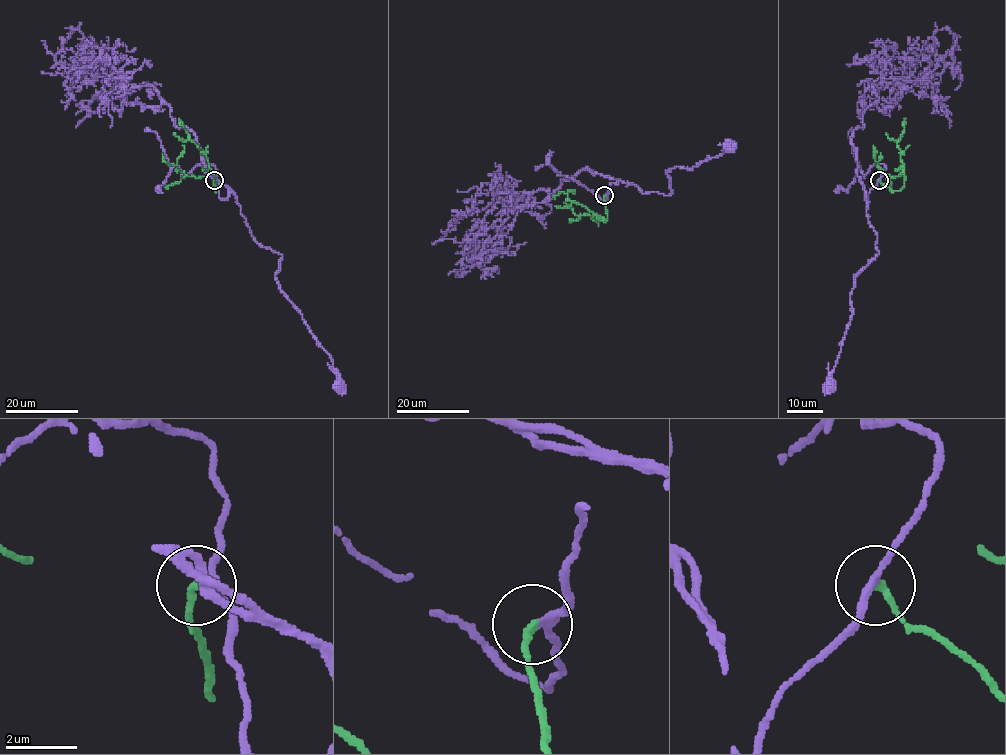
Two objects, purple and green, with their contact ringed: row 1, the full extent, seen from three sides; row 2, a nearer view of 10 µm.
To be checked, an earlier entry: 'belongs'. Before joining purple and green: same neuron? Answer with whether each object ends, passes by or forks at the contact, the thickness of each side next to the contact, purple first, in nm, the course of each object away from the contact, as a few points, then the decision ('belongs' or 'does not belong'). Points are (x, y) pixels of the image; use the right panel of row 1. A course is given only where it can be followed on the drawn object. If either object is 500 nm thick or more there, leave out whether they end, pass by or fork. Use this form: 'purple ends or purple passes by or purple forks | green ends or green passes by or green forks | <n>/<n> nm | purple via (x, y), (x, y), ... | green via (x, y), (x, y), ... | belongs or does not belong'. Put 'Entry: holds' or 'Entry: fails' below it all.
purple passes by | green ends | 190/190 nm | purple via (879, 180), (866, 199), (851, 134), (878, 99), (873, 85), (940, 73), (946, 63), (926, 48) | green via (879, 180), (892, 191), (899, 191), (904, 187), (904, 176), (892, 178), (875, 165), (881, 152) | belongs
Entry: holds

